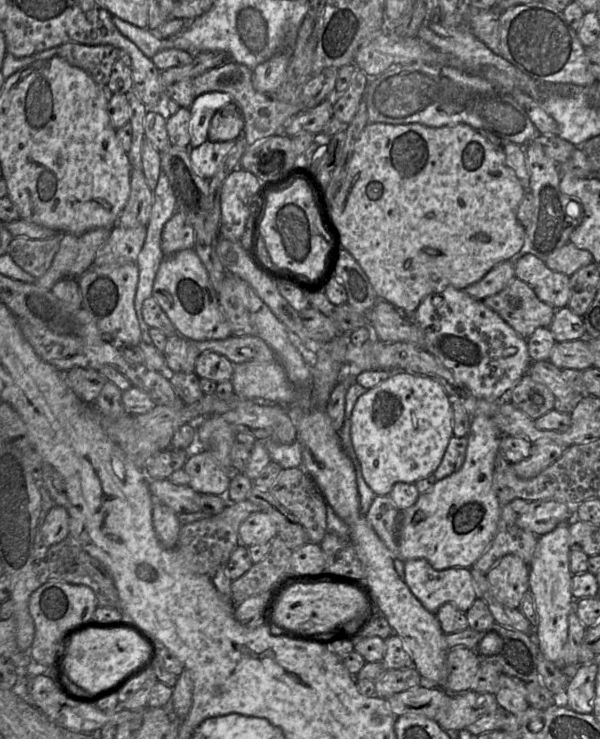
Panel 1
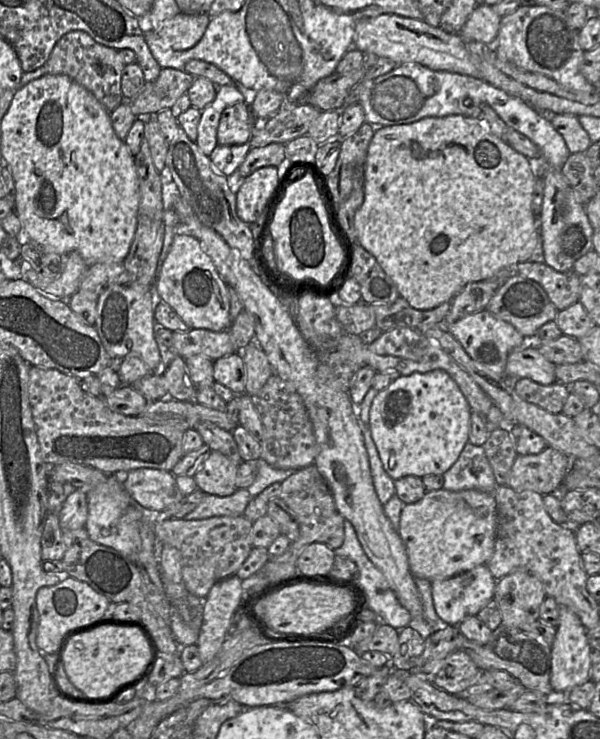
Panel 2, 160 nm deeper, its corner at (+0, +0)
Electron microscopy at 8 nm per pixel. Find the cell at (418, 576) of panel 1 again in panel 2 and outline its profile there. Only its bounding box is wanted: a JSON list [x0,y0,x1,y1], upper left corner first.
[431,565,496,627]

